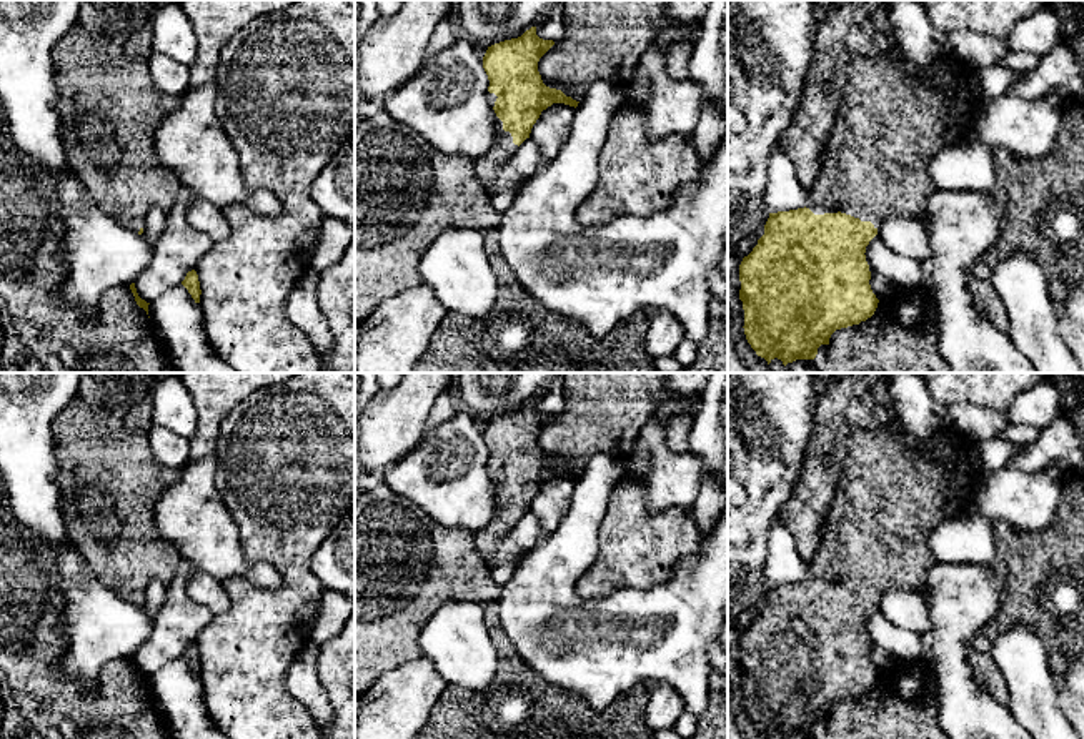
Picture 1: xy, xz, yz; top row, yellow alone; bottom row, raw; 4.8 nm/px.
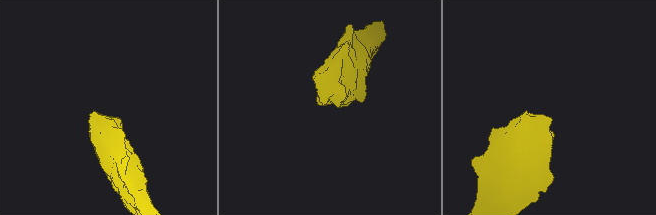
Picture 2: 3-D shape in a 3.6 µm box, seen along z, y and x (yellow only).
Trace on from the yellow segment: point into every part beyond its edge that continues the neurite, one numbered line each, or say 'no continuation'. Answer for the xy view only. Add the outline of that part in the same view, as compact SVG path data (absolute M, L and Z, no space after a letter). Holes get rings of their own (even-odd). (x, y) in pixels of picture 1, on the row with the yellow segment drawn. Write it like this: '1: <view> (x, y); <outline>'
1: xy (110, 109); M77 22L55 45L53 62L68 166L100 210L138 233L145 226L147 211L173 205L180 188L177 176L155 151L155 131L178 108L180 97L155 87L148 58L128 57L120 32L93 33Z

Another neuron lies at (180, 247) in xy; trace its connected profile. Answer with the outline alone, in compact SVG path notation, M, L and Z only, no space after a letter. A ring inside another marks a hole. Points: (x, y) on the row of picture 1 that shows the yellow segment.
M180 185L167 225L157 243L148 266L135 280L137 293L147 303L181 285L186 273L195 270L203 255L213 246L211 240L190 226L186 213L196 193Z

